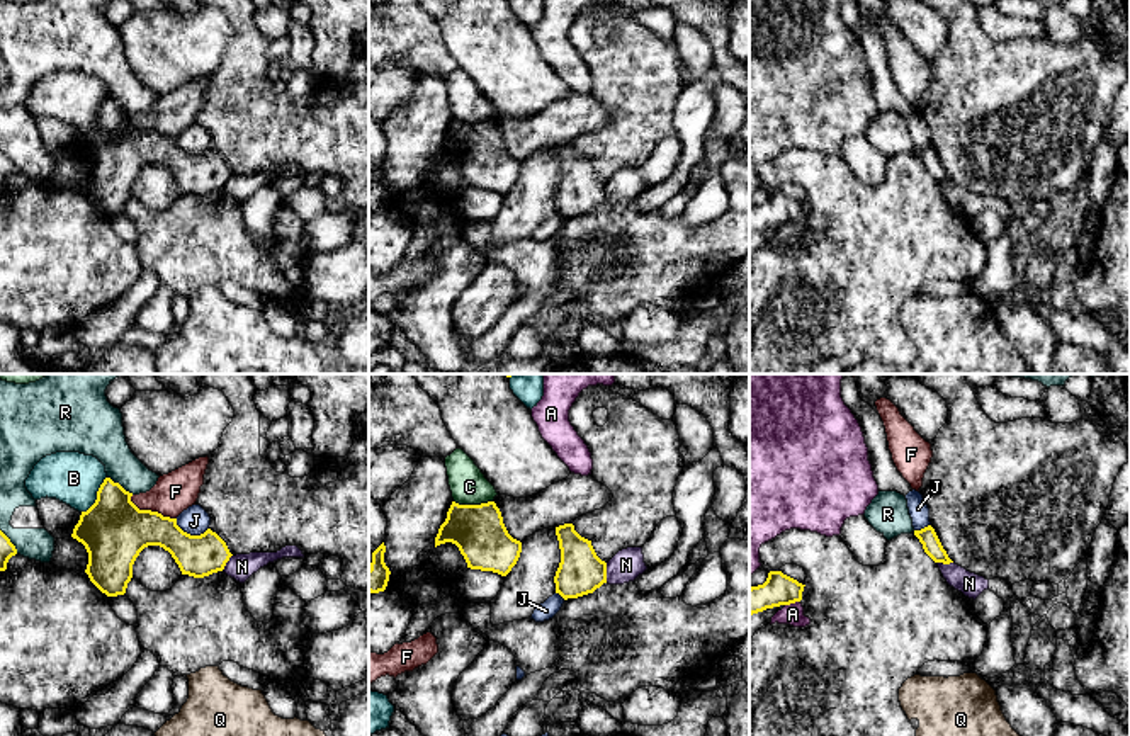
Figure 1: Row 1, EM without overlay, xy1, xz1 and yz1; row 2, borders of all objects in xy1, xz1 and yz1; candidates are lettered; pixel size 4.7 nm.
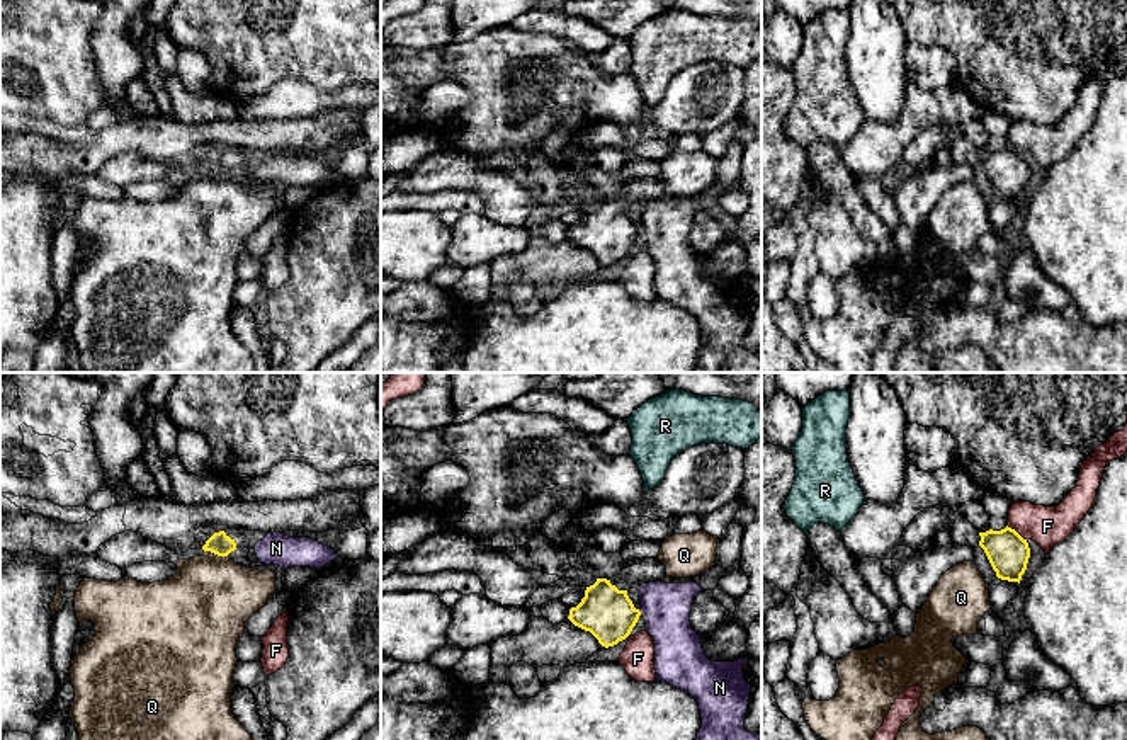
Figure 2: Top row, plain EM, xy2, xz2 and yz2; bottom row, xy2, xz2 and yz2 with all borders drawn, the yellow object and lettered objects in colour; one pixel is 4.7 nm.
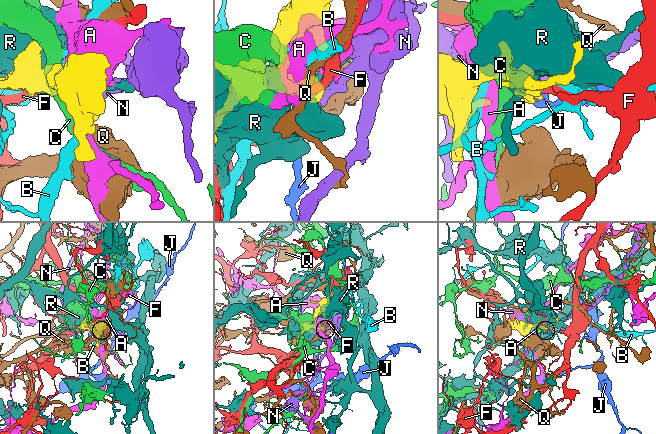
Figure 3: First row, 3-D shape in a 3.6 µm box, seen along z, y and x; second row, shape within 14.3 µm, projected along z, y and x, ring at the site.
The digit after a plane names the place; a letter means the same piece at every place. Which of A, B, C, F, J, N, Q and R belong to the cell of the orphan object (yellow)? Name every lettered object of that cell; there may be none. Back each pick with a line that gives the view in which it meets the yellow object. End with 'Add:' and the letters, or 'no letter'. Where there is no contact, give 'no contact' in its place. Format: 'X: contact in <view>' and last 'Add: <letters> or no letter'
Add: no letter

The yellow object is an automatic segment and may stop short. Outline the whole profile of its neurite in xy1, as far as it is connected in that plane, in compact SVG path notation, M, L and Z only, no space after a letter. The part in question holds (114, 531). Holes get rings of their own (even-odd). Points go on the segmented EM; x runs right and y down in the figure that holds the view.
M105 478L97 491L95 503L82 512L71 537L82 542L88 552L85 573L90 581L107 597L124 595L133 578L133 564L148 546L160 546L172 554L182 575L204 578L223 571L233 556L226 542L211 529L201 535L190 535L177 525L177 518L163 517L158 512L139 510L131 501L133 493L119 483Z

